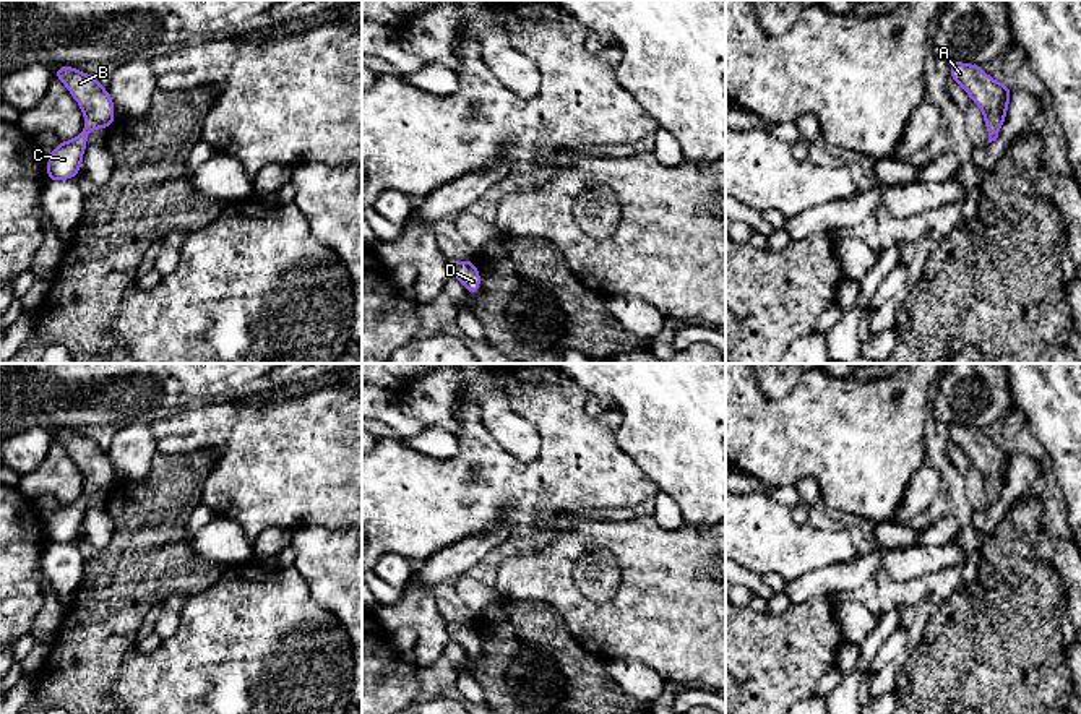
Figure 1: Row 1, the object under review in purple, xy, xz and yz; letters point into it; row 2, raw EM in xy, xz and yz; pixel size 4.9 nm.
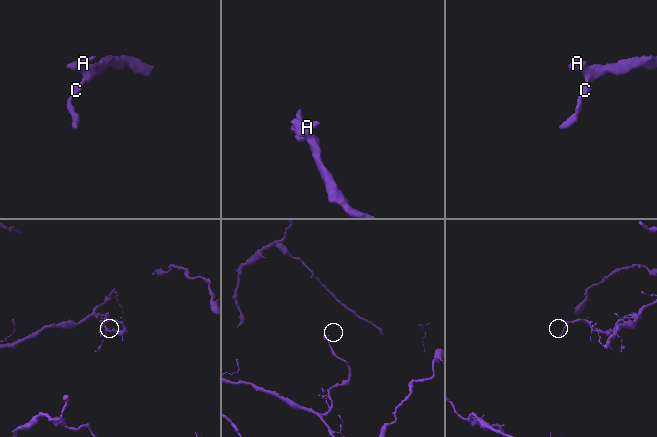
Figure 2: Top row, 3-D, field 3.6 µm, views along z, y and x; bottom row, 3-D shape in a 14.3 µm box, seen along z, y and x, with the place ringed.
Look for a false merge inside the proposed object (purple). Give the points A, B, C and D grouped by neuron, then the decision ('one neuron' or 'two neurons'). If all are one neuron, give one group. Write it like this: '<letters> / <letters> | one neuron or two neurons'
A B C D | one neuron

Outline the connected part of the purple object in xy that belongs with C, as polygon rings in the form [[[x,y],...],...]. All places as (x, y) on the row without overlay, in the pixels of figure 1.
[[[58,428],[52,440],[63,445],[84,475],[83,495],[70,505],[60,505],[47,523],[47,544],[62,545],[75,542],[81,534],[88,497],[96,492],[110,492],[115,485],[115,475],[109,454],[93,438],[78,435],[70,428]]]

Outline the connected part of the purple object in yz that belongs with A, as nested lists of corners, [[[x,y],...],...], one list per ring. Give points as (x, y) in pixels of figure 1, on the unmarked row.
[[[953,424],[948,430],[951,443],[954,443],[984,475],[988,506],[995,505],[1005,485],[1013,453],[990,441],[980,428]]]

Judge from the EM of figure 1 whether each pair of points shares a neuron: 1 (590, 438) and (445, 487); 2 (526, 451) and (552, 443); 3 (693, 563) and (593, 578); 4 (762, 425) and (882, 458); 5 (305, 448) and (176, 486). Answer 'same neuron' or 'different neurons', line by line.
1: same neuron
2: different neurons
3: different neurons
4: same neuron
5: different neurons

